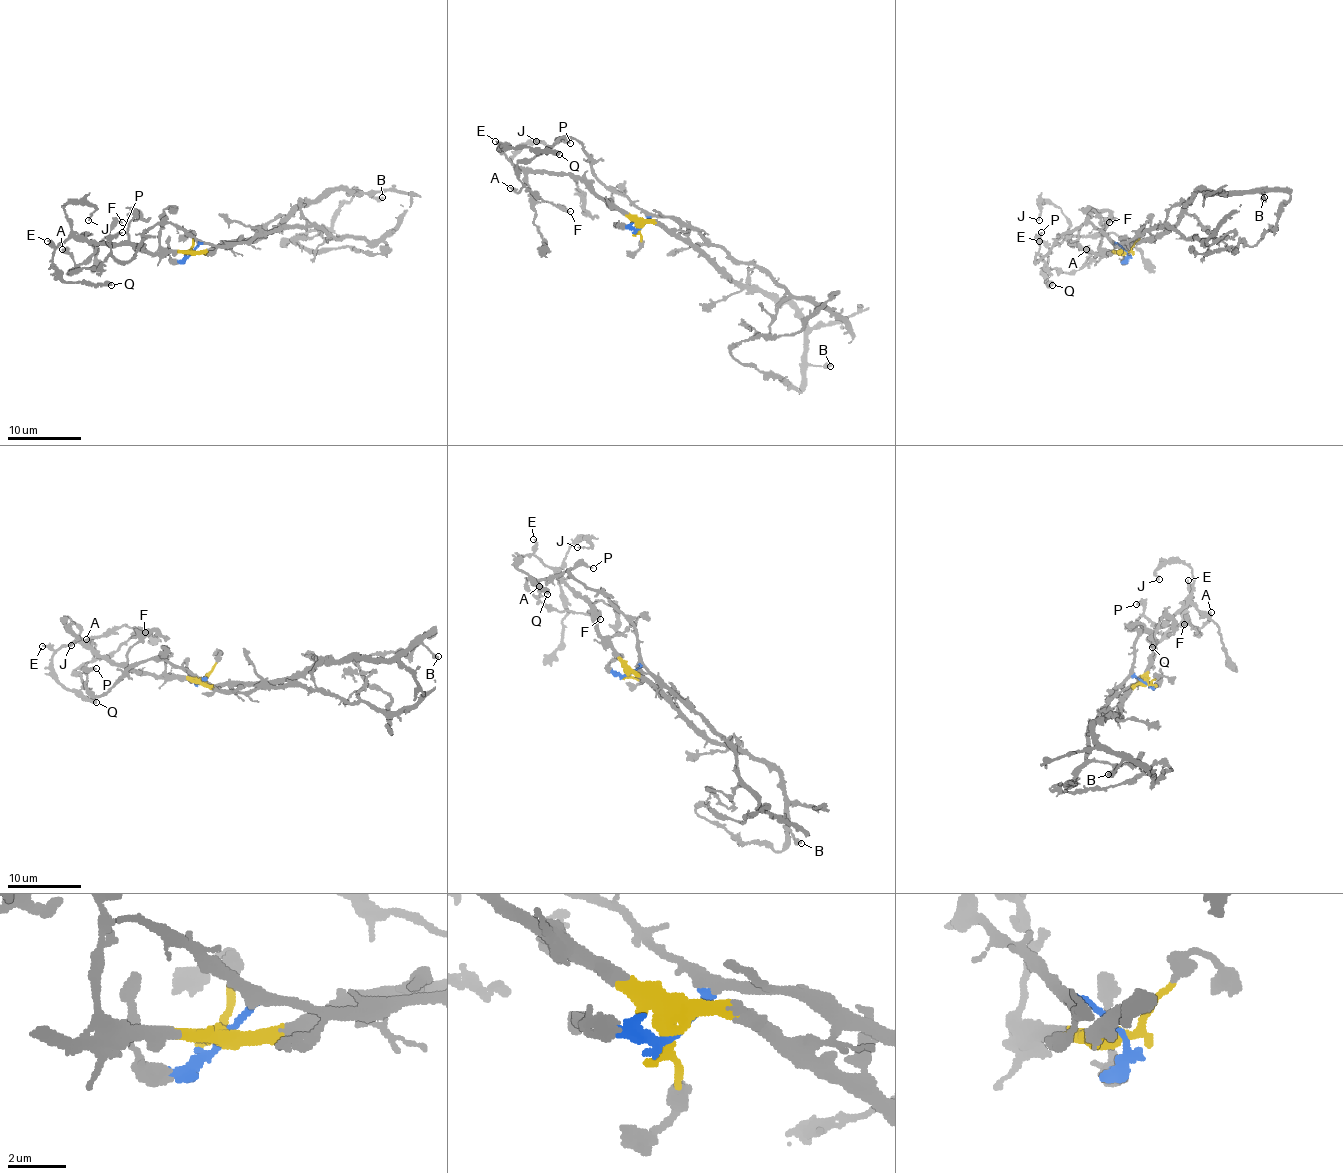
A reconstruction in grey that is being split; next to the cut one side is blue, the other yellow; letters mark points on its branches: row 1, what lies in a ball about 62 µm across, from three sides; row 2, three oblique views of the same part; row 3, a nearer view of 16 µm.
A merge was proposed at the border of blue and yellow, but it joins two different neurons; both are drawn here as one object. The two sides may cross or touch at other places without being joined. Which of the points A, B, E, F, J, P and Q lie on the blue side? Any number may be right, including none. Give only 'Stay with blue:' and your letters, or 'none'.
Stay with blue: A, F, P

